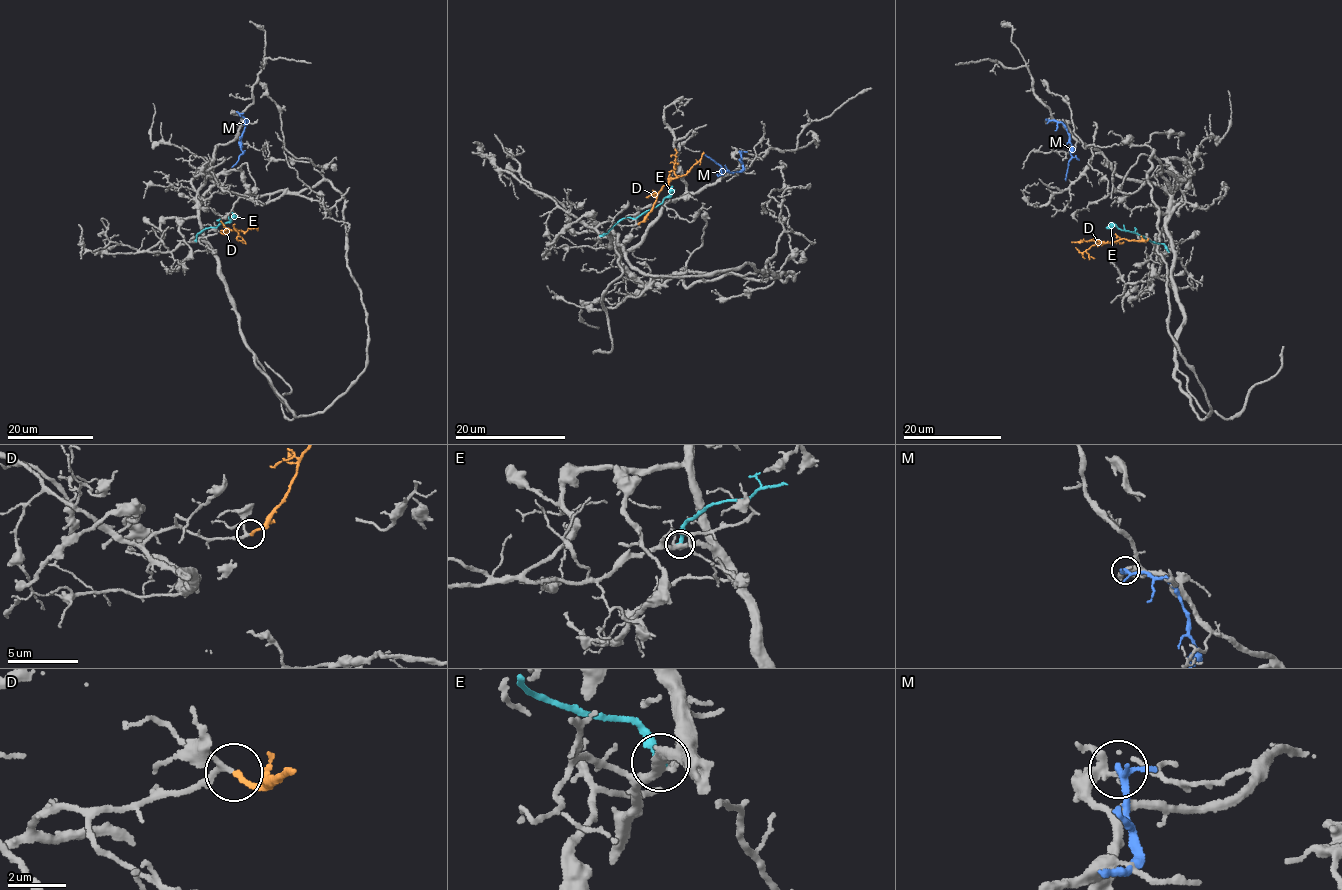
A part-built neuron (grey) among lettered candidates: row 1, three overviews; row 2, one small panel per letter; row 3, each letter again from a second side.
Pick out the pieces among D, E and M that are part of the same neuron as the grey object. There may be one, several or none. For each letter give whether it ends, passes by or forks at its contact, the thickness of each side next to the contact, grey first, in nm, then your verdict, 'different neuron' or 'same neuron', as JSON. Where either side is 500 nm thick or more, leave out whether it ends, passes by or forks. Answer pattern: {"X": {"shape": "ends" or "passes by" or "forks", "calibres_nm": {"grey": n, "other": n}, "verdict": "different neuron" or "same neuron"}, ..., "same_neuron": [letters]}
{"D": {"shape": "ends", "calibres_nm": {"grey": 170, "other": 190}, "verdict": "same neuron"}, "E": {"shape": "ends", "calibres_nm": {"grey": 280, "other": 280}, "verdict": "different neuron"}, "M": {"shape": "forks", "calibres_nm": {"grey": 240, "other": 150}, "verdict": "different neuron"}, "same_neuron": ["D"]}

